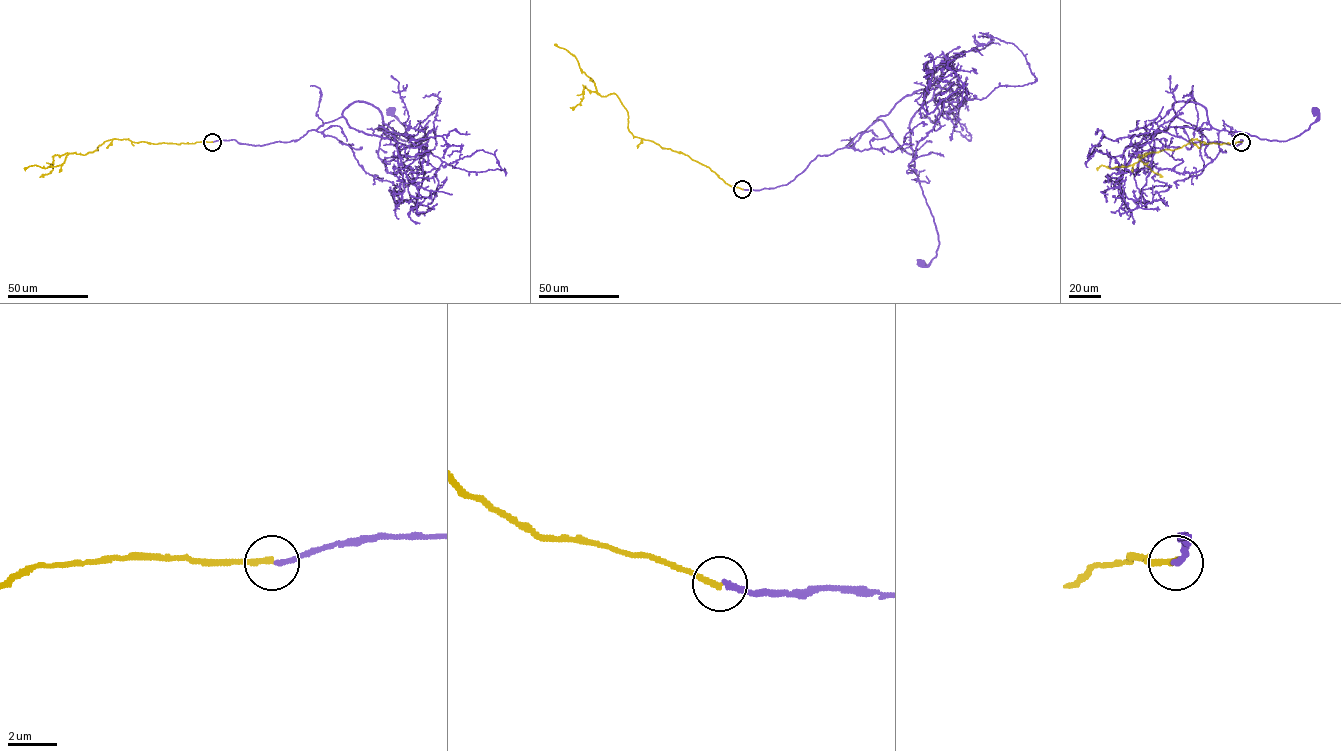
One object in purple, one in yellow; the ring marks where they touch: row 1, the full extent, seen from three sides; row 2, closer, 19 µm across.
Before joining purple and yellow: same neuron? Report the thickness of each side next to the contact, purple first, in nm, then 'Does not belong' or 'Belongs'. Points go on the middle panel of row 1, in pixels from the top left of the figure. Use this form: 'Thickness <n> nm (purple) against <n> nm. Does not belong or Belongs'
Thickness 200 nm (purple) against 240 nm. Does not belong

